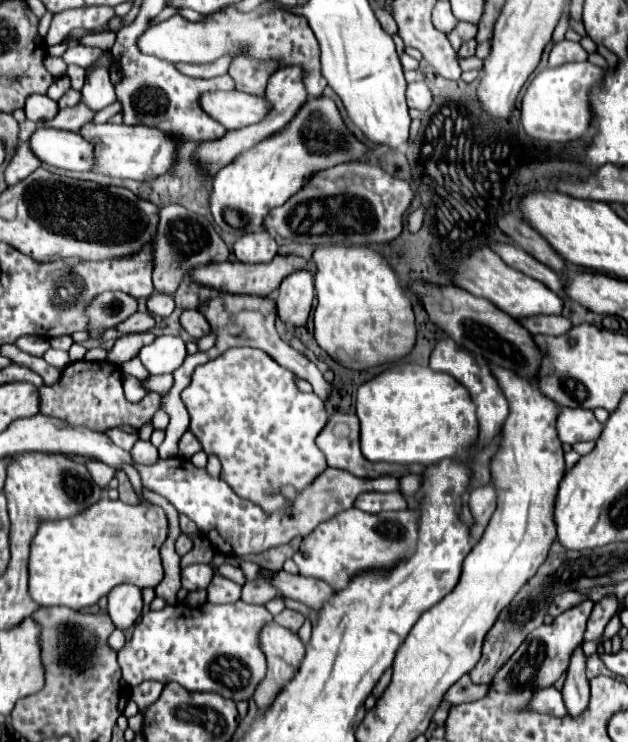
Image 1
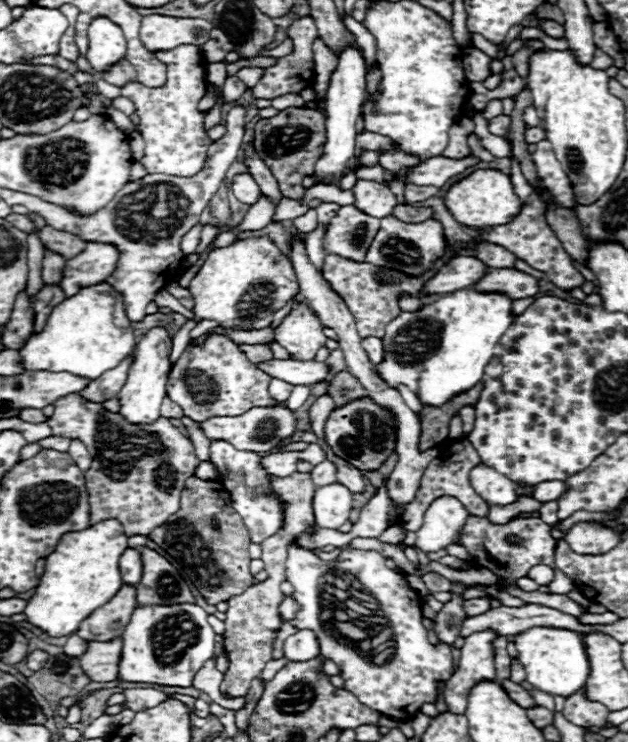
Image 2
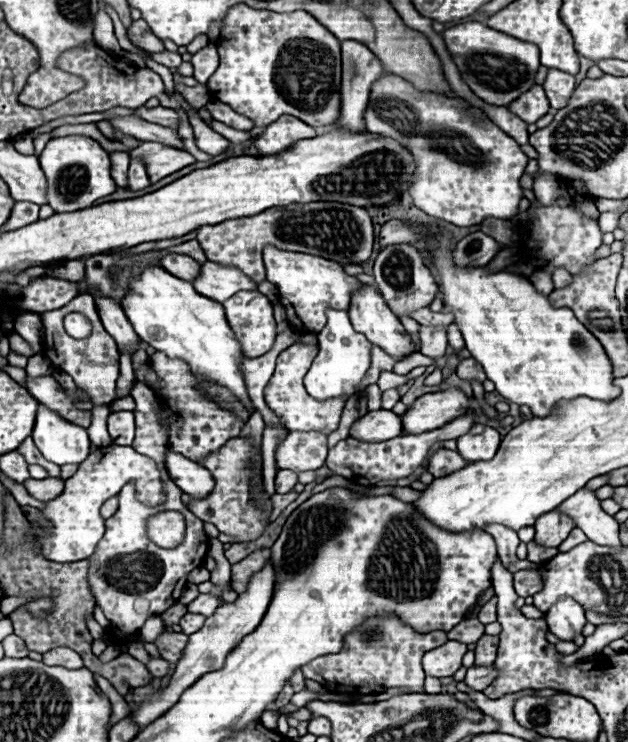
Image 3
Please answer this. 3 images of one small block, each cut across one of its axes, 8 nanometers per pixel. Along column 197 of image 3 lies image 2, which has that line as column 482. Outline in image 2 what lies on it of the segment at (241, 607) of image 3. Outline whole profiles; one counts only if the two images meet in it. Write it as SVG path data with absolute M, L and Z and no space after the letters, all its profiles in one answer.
M474 632L466 636L466 644L460 648L460 660L456 672L444 684L444 700L450 714L464 714L470 690L482 680L496 680L492 640L494 632Z

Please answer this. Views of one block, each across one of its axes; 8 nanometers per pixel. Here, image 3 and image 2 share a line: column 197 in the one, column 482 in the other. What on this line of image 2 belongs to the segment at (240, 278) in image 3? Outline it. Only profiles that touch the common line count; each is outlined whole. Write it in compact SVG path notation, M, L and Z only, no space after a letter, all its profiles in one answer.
M500 268L488 272L474 288L486 292L504 292L512 300L518 300L538 294L538 280L516 268Z

